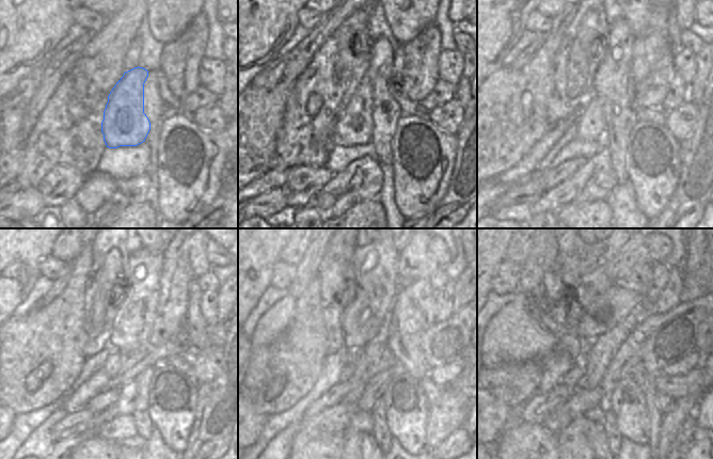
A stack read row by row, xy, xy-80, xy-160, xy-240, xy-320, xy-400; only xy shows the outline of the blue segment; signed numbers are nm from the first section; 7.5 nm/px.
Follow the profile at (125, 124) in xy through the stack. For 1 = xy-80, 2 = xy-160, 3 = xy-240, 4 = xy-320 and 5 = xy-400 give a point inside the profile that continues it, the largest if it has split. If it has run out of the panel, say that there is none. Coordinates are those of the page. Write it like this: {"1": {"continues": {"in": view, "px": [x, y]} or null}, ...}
{"1": {"continues": {"in": "xy-80", "px": [354, 127]}}, "2": {"continues": {"in": "xy-160", "px": [591, 125]}}, "3": {"continues": {"in": "xy-240", "px": [112, 364]}}, "4": {"continues": {"in": "xy-320", "px": [355, 337]}}, "5": {"continues": {"in": "xy-400", "px": [607, 310]}}}

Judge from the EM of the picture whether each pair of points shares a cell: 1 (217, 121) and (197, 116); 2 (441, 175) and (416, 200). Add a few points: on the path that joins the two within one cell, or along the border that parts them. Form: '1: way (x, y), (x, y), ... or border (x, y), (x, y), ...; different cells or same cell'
1: way (212, 119), (202, 116); same cell
2: way (434, 181), (423, 193); same cell

